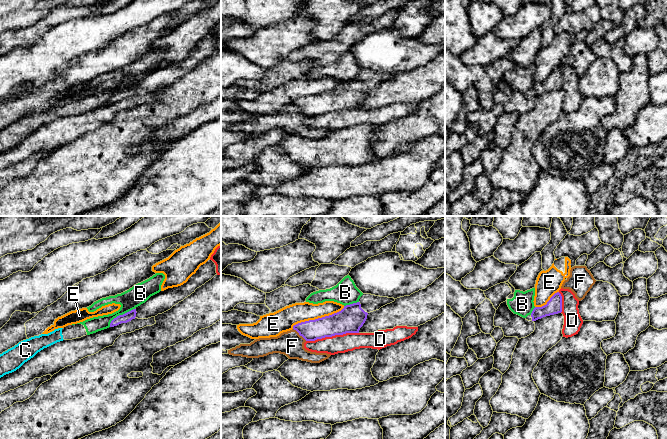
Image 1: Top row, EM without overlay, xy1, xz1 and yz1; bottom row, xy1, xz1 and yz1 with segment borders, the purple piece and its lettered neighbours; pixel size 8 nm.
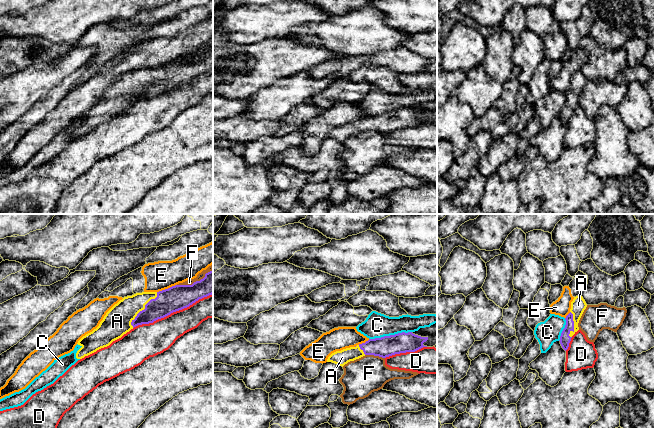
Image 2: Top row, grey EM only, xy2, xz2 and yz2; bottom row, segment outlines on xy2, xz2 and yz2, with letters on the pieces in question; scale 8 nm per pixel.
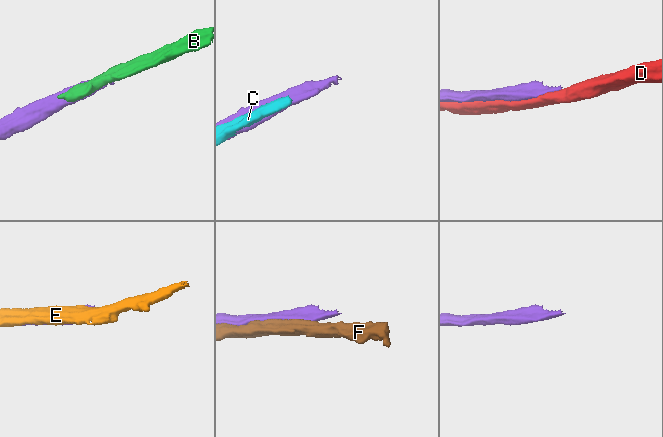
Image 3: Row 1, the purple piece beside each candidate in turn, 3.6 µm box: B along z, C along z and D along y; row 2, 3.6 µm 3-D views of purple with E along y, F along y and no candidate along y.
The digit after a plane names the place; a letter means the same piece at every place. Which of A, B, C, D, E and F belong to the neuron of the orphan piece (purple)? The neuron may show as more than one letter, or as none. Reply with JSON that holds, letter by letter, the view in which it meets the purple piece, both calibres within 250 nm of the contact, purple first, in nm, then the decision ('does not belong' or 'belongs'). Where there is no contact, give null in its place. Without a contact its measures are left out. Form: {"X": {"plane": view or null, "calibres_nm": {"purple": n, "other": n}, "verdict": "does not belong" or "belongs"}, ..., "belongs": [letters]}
{"A": {"plane": "xy2", "calibres_nm": {"purple": 200, "other": 220}, "verdict": "belongs"}, "B": {"plane": "xy1", "calibres_nm": {"purple": 70, "other": 160}, "verdict": "does not belong"}, "C": {"plane": "xz2", "calibres_nm": {"purple": 170, "other": 200}, "verdict": "does not belong"}, "D": {"plane": "xy2", "calibres_nm": {"purple": 200, "other": 260}, "verdict": "does not belong"}, "E": {"plane": "xz1", "calibres_nm": {"purple": 200, "other": 170}, "verdict": "does not belong"}, "F": {"plane": "xy2", "calibres_nm": {"purple": 200, "other": 50}, "verdict": "does not belong"}, "belongs": ["A"]}

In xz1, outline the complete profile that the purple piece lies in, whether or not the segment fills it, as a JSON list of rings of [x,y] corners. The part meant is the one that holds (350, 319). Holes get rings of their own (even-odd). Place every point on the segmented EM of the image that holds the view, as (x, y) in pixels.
[[[363,294],[357,303],[346,305],[341,311],[332,315],[298,323],[293,329],[306,341],[346,333],[359,333],[370,312],[394,301],[394,298]]]

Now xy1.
[[[209,259],[199,267],[186,283],[178,287],[168,288],[151,296],[145,303],[135,309],[114,318],[110,323],[110,327],[127,323],[135,318],[148,319],[162,314],[190,296],[197,288],[211,280],[215,275],[217,275],[216,265]]]

